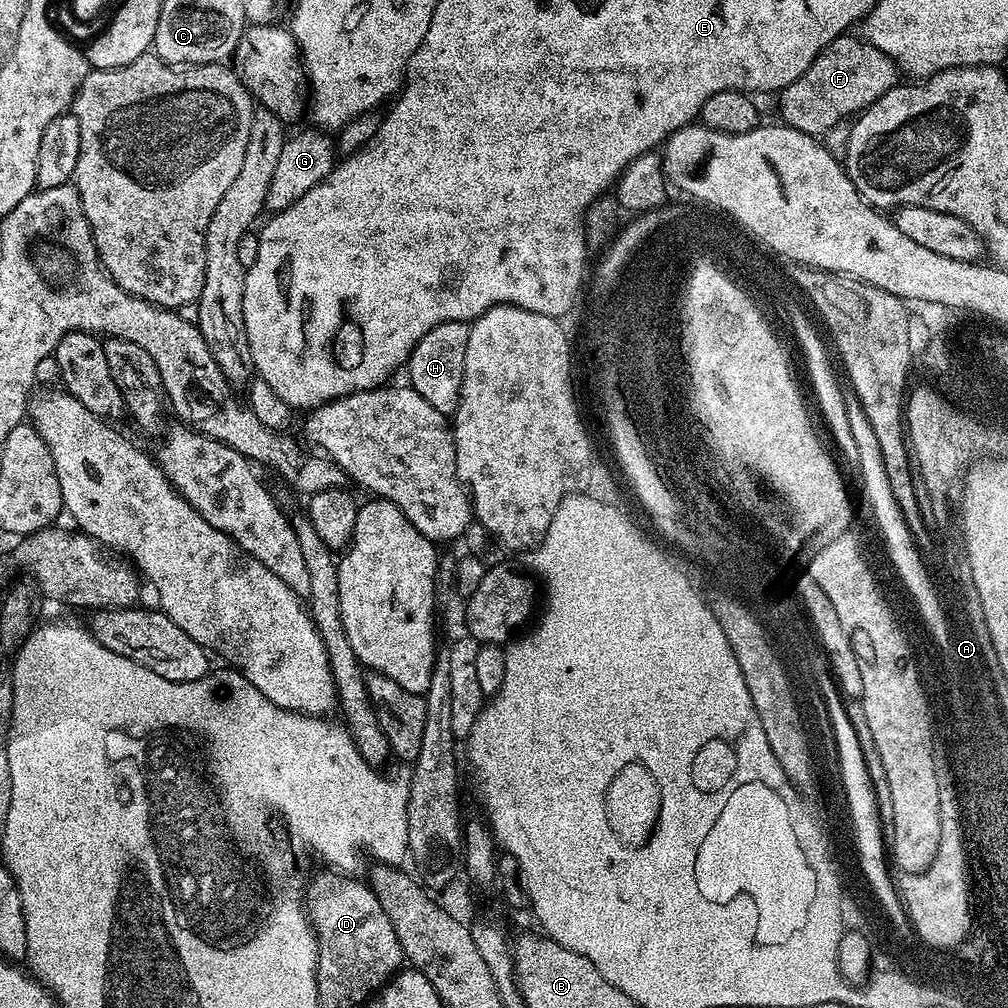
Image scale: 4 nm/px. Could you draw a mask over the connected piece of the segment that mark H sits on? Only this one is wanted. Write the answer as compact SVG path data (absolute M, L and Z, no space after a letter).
M463 319L458 322L442 322L434 326L434 330L427 332L408 356L407 383L414 390L418 390L418 394L422 394L422 398L426 398L426 402L430 402L434 410L445 414L455 413L460 401L462 374L466 366L468 330L469 325Z

